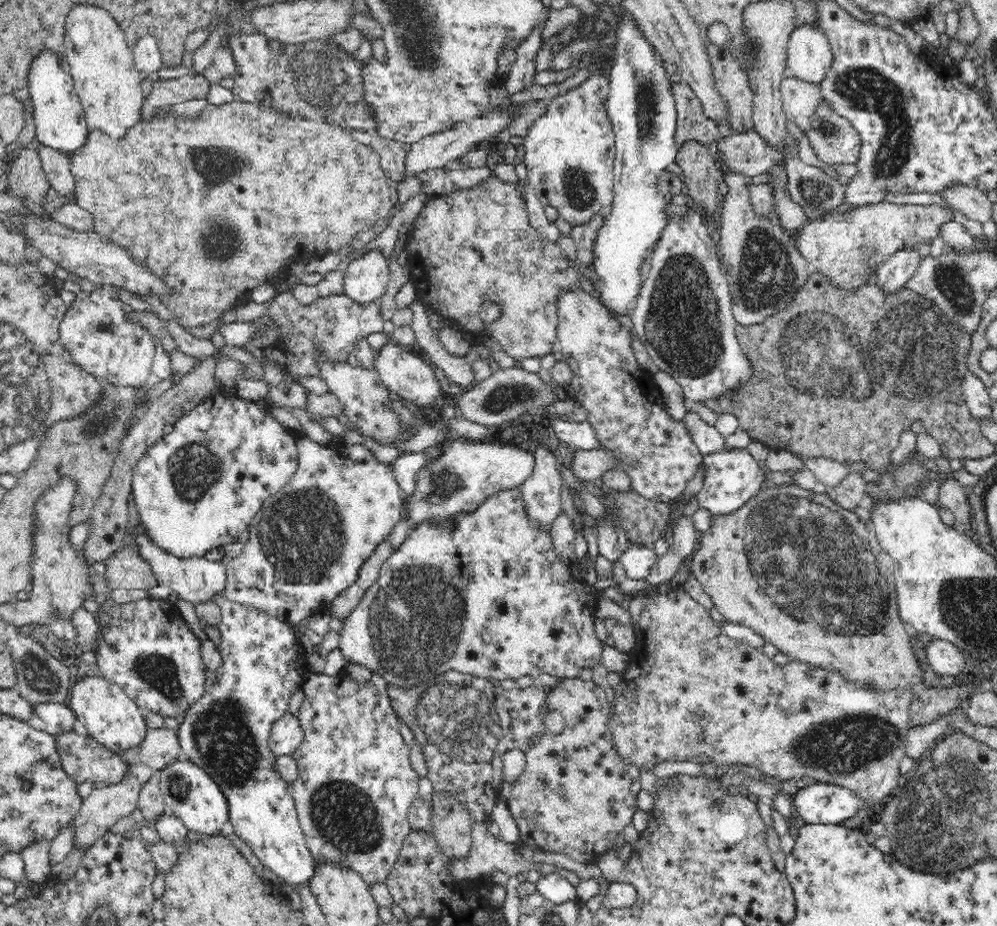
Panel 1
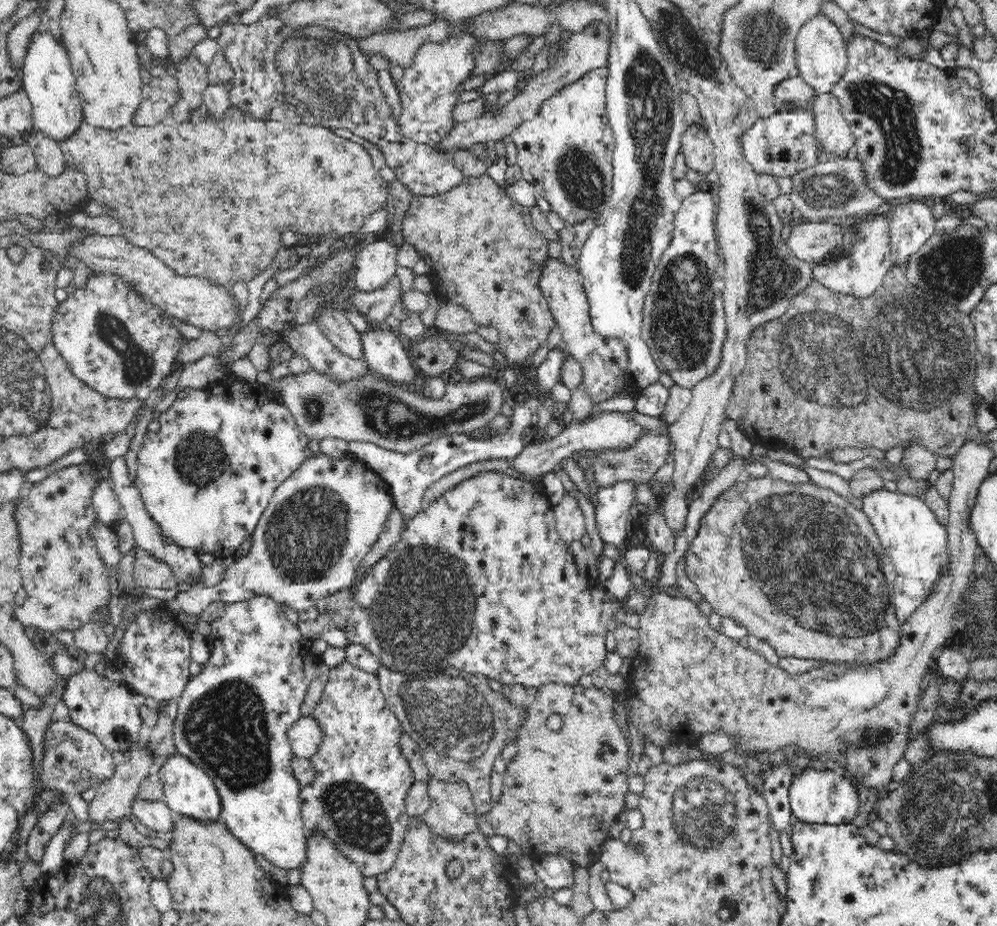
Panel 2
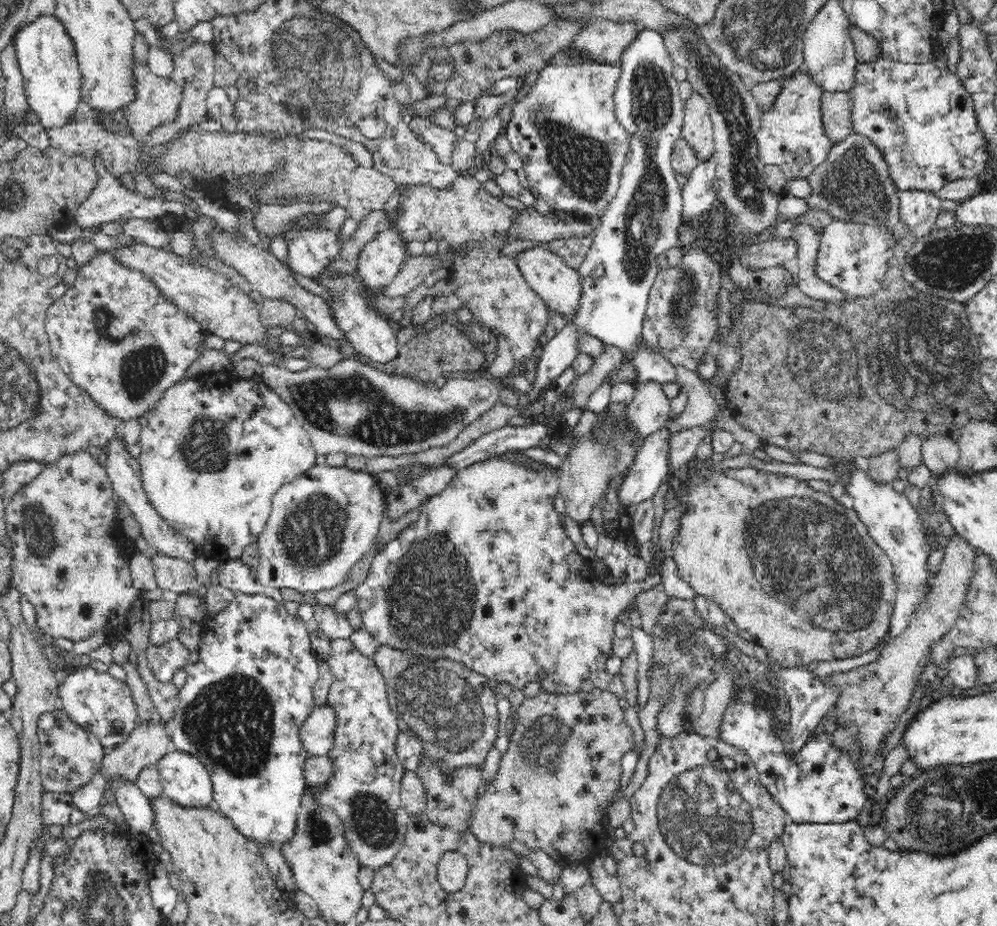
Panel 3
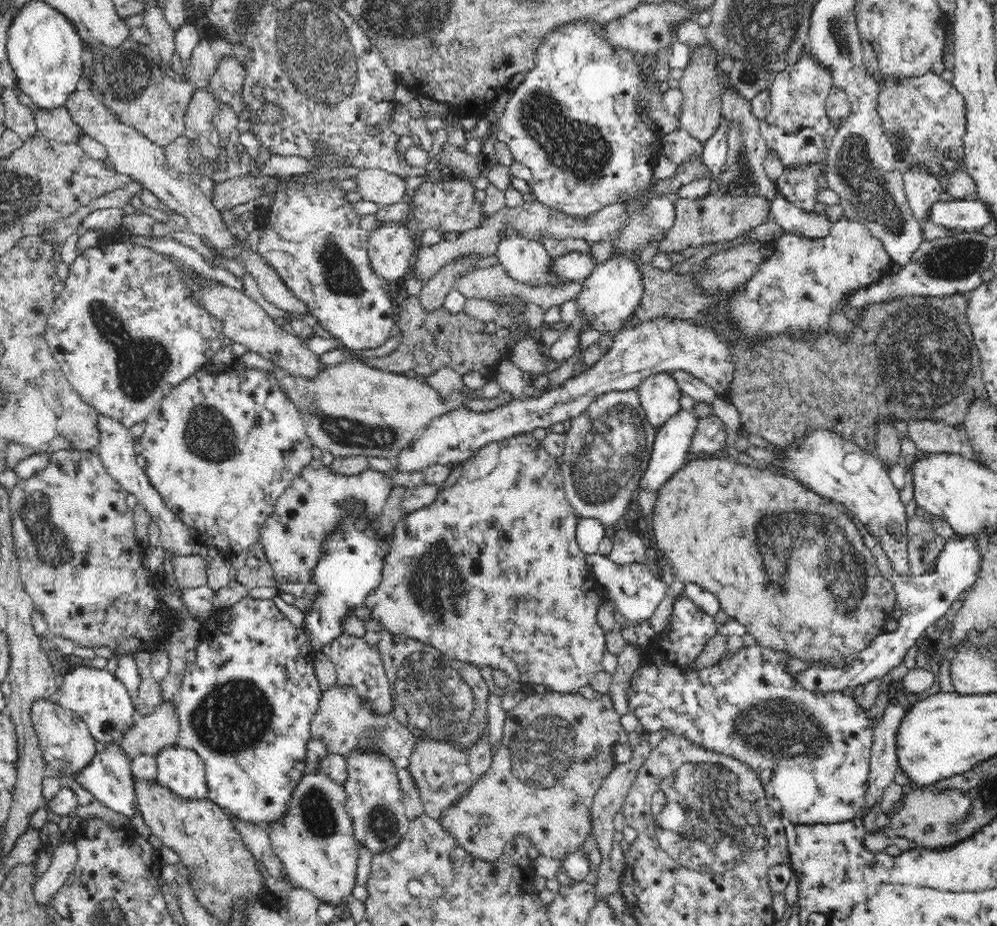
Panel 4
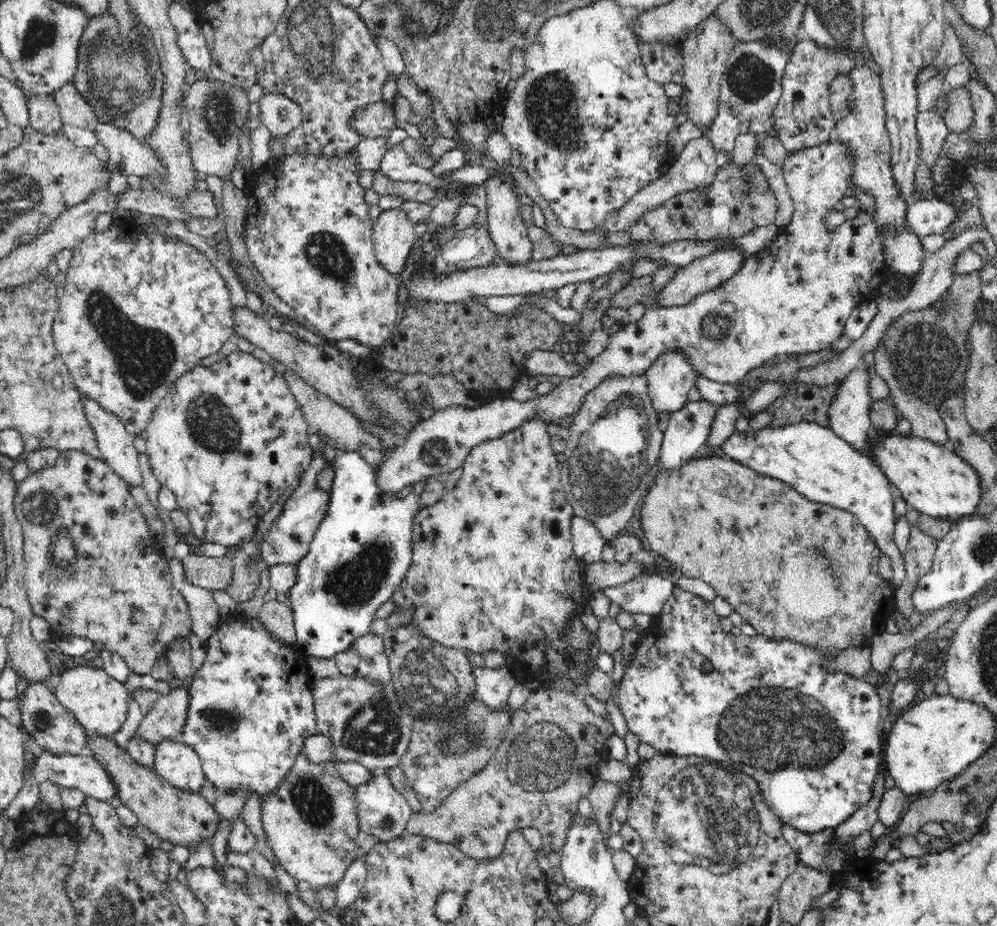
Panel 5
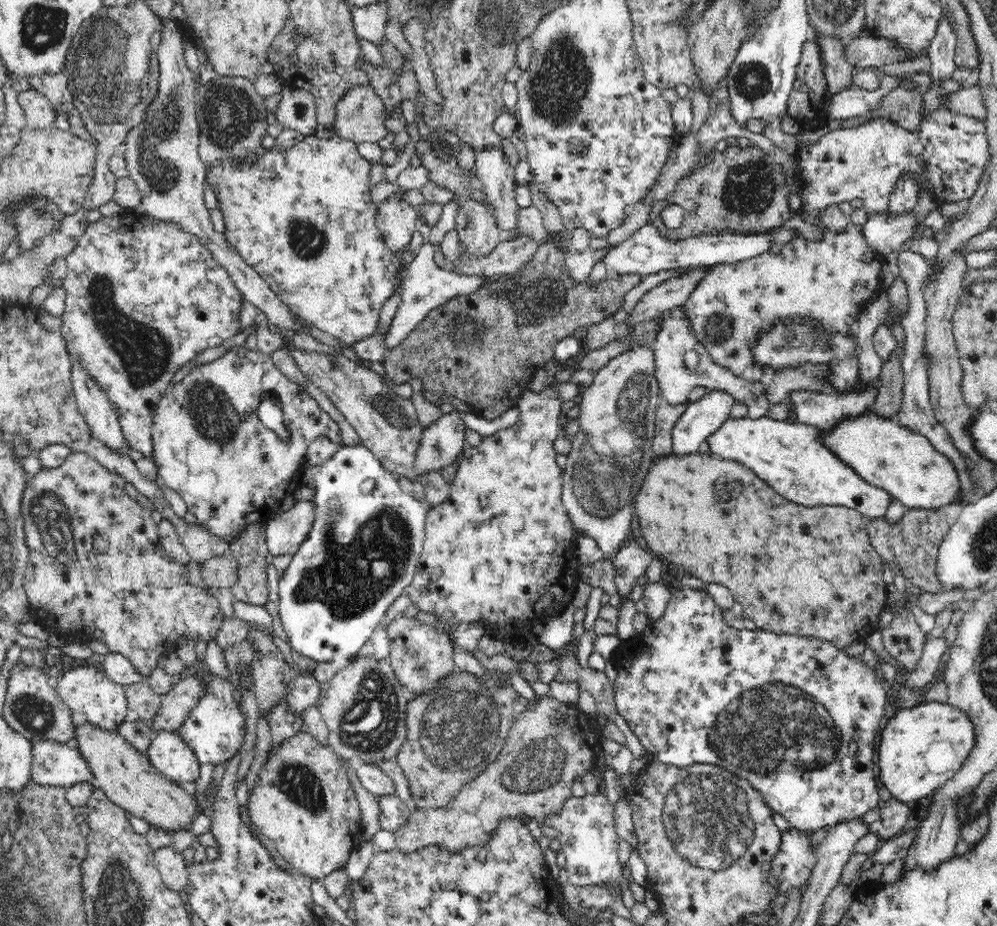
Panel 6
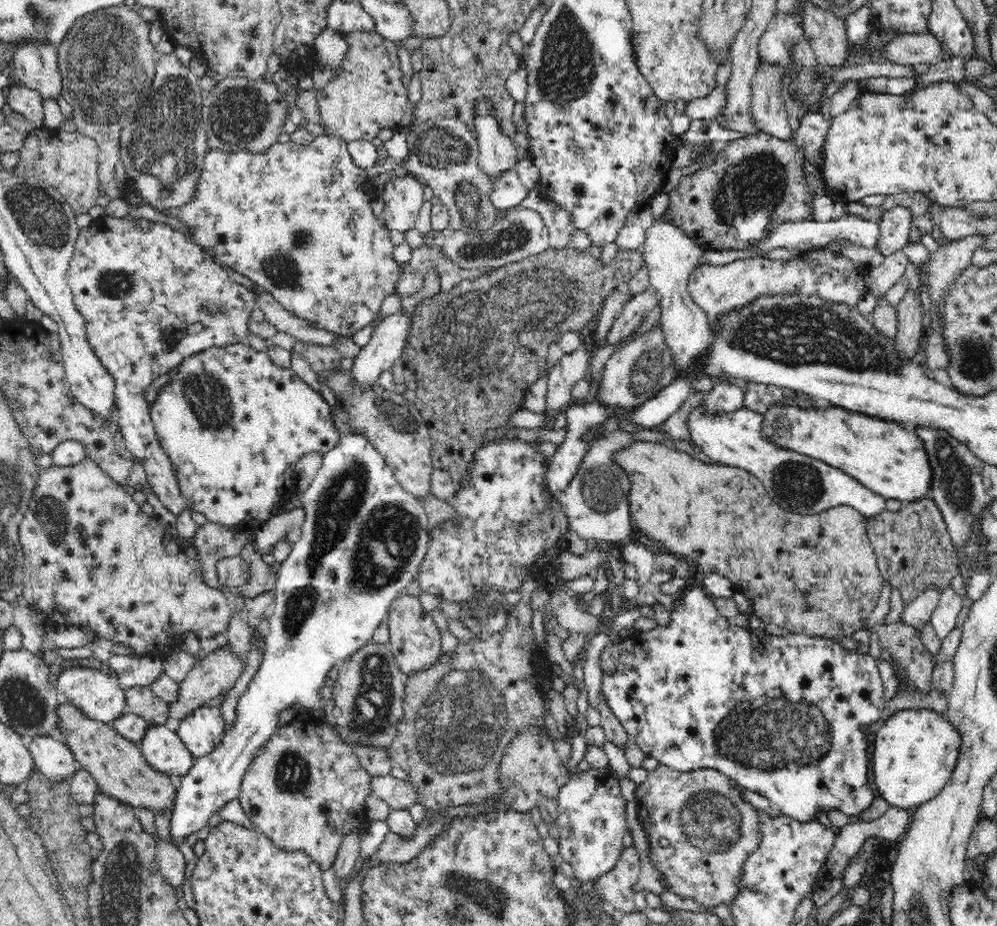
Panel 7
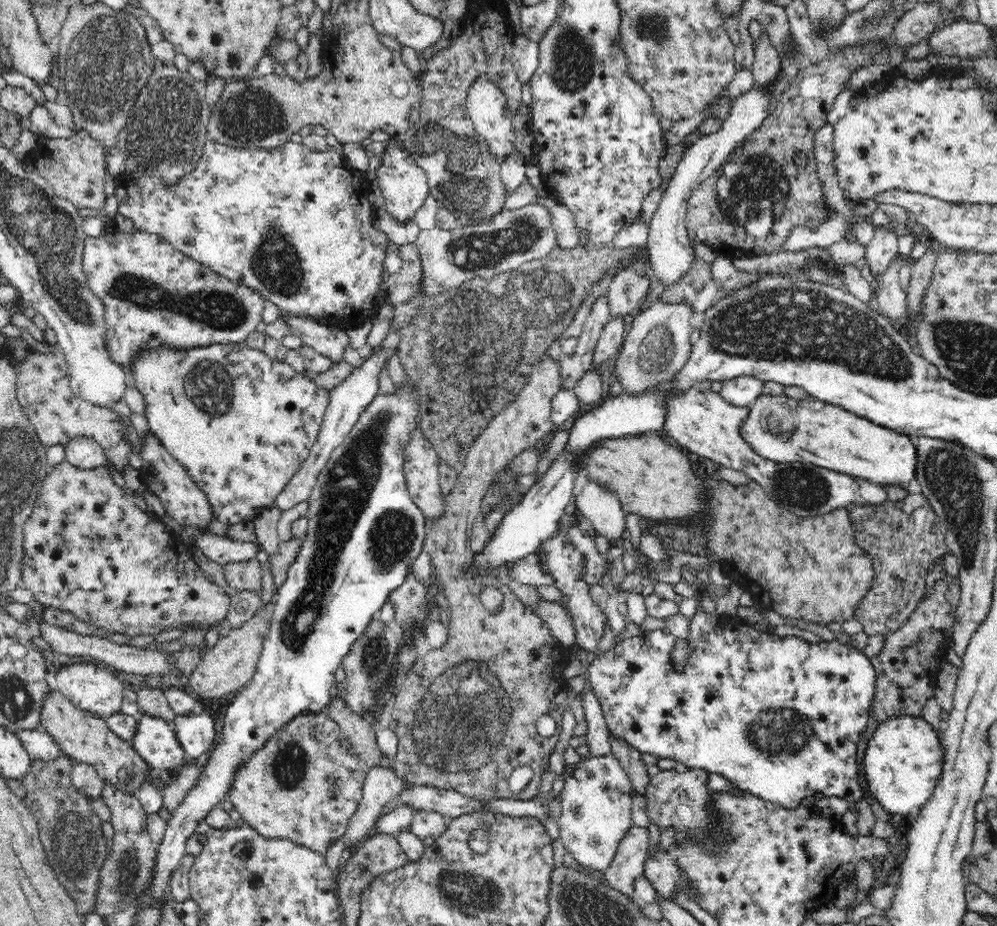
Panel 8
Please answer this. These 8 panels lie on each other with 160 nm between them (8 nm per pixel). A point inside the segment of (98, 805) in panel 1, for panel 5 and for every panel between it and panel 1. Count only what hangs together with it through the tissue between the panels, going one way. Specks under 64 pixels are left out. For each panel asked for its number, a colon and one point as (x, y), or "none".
2: (114, 798)
3: (147, 745)
4: (152, 733)
5: (165, 720)

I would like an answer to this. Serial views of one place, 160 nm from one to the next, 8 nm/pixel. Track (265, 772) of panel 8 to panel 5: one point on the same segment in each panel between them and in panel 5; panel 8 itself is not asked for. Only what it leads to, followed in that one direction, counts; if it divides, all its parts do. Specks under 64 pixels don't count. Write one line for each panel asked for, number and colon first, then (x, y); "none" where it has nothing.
5: (310, 822)
6: (303, 802)
7: (305, 790)

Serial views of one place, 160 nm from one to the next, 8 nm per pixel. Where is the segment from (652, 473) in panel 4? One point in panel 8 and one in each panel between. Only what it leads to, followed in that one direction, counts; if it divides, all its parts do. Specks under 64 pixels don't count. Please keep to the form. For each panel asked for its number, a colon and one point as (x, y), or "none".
5: (686, 430)
6: (703, 417)
7: (725, 397)
8: (741, 391)

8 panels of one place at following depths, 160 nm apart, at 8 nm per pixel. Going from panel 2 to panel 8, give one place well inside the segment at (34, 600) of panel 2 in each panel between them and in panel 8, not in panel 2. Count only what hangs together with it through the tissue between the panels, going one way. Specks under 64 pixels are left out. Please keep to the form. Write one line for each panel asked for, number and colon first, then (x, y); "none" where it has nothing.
3: (66, 563)
4: (79, 559)
5: (87, 568)
6: (96, 565)
7: (93, 558)
8: (88, 548)

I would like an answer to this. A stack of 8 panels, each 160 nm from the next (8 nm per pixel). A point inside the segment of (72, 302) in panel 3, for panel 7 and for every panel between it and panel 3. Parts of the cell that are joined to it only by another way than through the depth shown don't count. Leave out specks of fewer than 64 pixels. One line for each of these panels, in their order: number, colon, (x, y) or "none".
4: (124, 331)
5: (137, 313)
6: (143, 298)
7: (150, 297)

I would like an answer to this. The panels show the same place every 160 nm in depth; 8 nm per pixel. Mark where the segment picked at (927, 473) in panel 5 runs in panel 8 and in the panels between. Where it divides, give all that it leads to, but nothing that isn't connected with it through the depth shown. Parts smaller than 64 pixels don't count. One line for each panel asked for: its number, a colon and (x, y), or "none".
6: (906, 464)
7: (888, 458)
8: (783, 429)

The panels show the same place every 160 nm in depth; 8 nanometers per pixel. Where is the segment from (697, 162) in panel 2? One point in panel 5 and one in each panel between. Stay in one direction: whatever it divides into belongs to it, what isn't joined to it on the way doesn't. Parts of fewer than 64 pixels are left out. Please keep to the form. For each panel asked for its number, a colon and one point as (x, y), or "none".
3: (697, 132)
4: (700, 119)
5: (704, 53)

